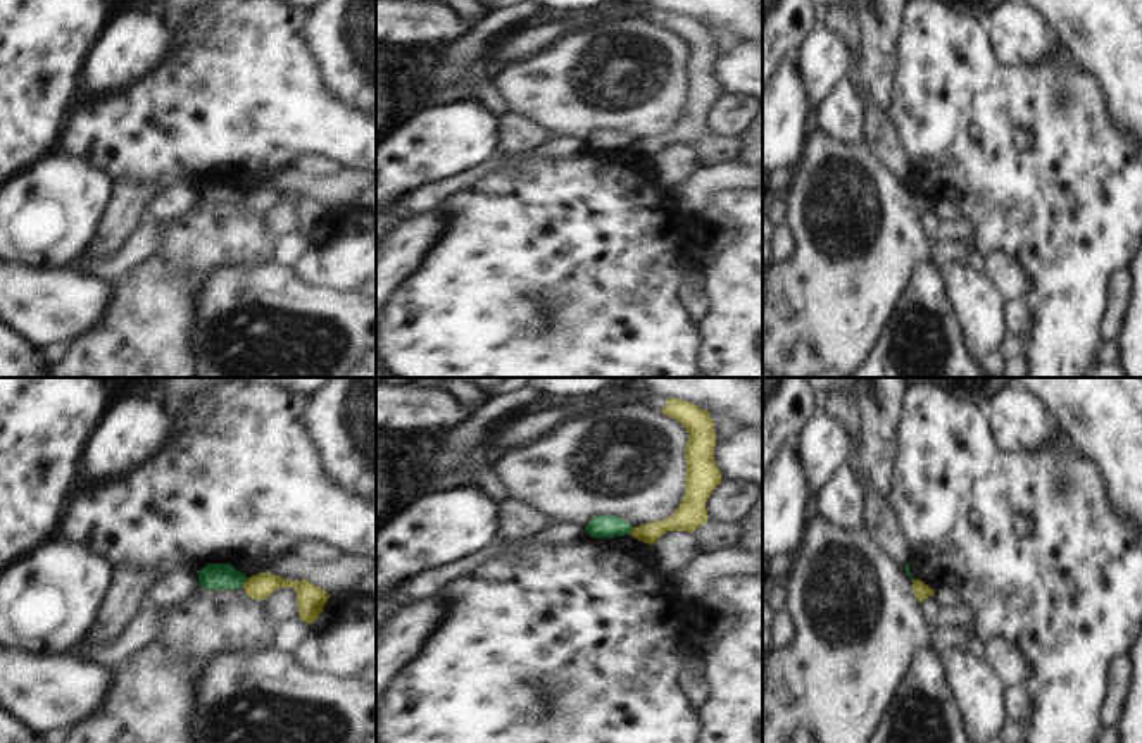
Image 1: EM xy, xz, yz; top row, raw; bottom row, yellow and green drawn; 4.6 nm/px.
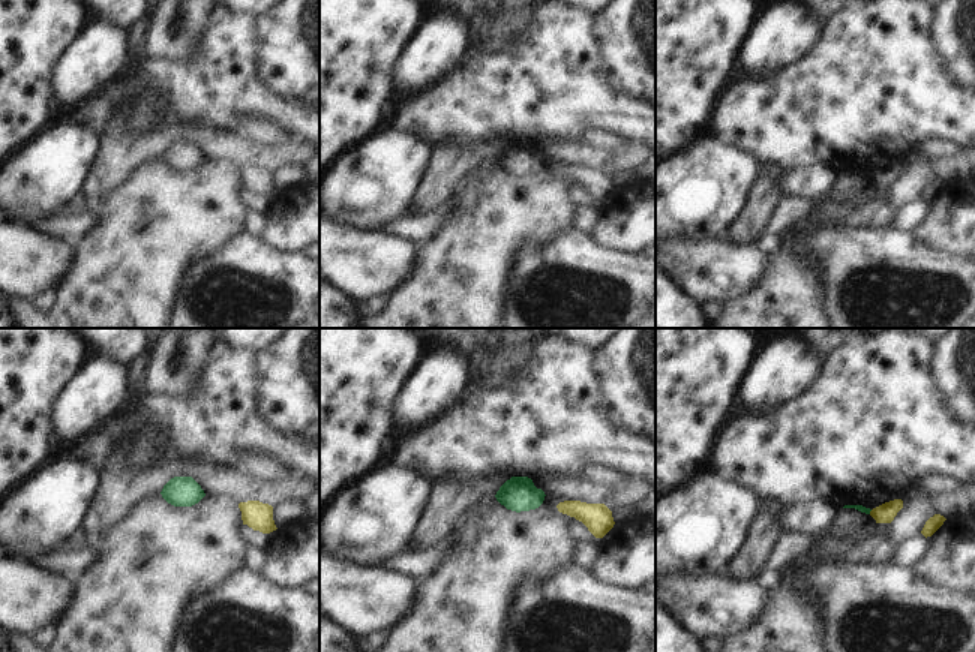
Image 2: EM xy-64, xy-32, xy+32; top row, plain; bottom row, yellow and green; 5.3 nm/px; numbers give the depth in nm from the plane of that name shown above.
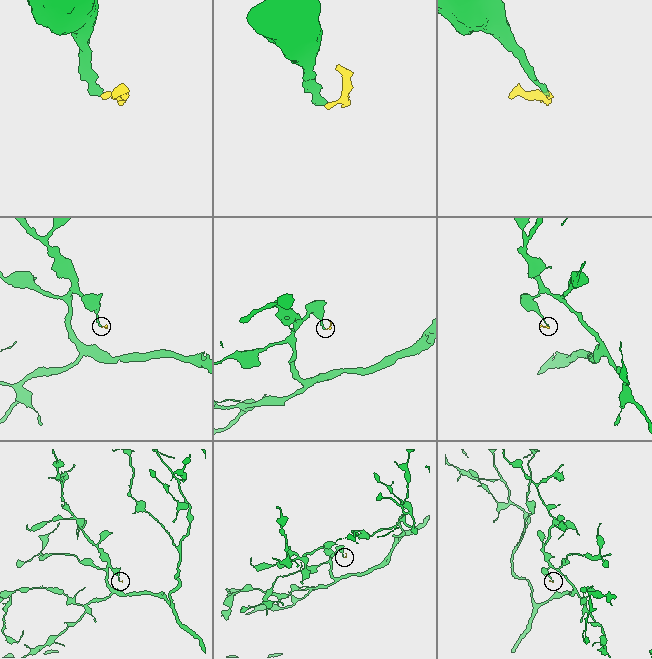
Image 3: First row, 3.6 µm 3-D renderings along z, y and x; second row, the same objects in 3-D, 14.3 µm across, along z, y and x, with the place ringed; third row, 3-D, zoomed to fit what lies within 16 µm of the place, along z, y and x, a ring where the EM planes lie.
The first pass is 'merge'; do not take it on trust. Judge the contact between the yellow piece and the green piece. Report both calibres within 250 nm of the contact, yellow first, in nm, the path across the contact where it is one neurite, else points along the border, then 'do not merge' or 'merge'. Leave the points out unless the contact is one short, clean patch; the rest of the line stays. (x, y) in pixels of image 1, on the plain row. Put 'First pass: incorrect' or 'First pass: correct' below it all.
120/130 nm | along xy (247, 193), (242, 199) | do not merge
First pass: incorrect

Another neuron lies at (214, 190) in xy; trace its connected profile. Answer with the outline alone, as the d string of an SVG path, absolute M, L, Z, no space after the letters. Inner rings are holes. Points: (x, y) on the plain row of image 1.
M207 178L197 186L204 203L238 203L247 195L231 178Z

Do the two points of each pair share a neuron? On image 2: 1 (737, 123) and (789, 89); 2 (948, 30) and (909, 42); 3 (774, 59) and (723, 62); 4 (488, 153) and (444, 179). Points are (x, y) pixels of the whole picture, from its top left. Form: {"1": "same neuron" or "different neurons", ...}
{"1": "same neuron", "2": "different neurons", "3": "different neurons", "4": "same neuron"}

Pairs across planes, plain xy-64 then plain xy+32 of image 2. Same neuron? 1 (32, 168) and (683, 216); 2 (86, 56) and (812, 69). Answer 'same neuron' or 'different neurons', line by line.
1: same neuron
2: different neurons

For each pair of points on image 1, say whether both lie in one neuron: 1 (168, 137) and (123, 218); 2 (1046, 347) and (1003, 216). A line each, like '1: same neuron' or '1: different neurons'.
1: different neurons
2: same neuron

